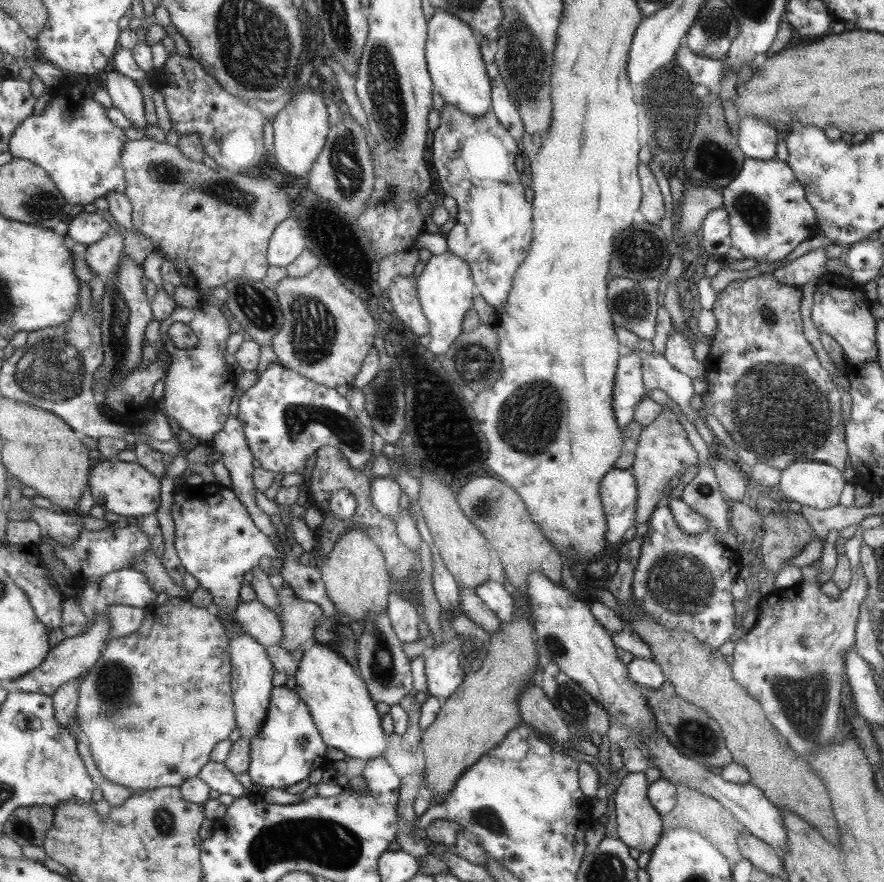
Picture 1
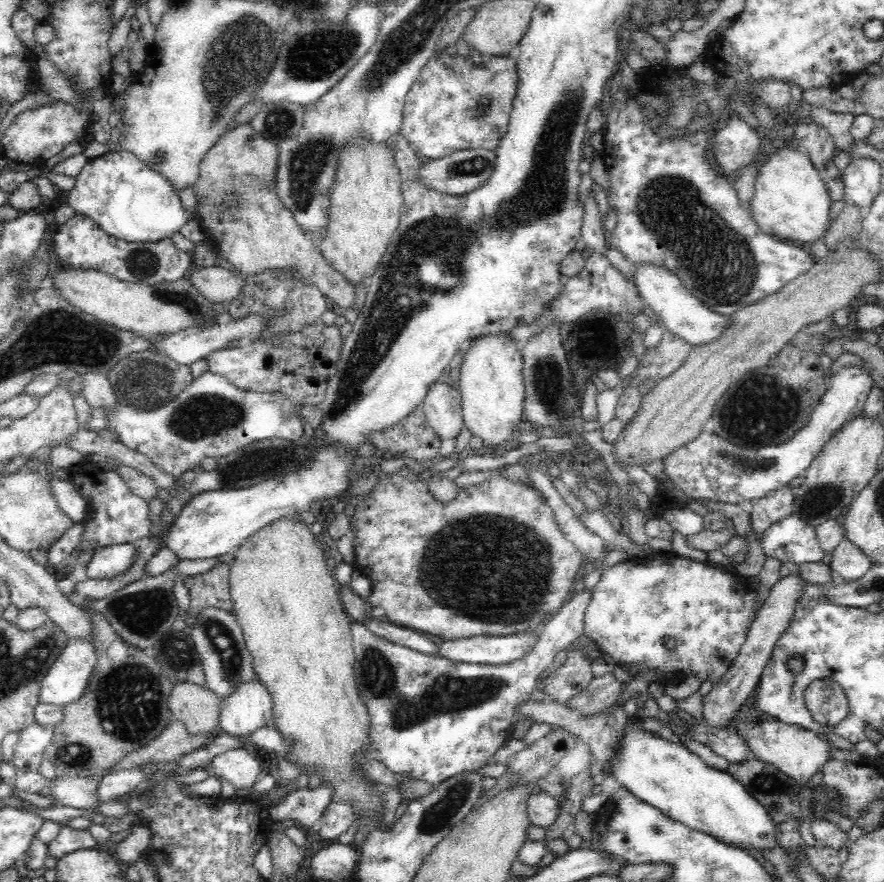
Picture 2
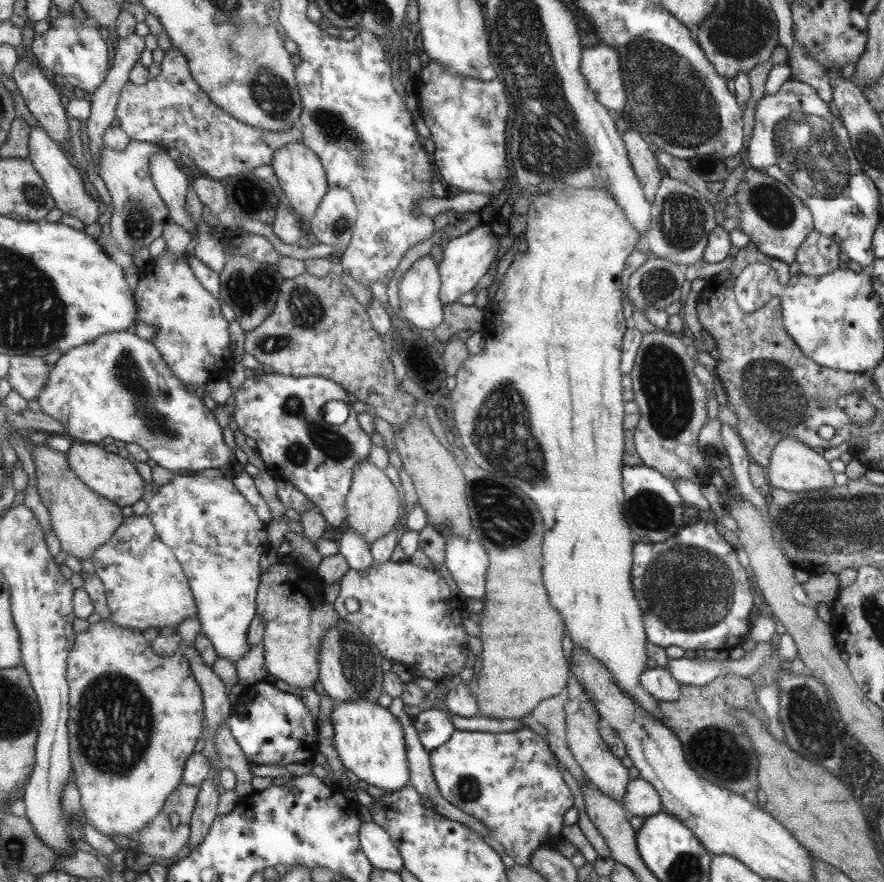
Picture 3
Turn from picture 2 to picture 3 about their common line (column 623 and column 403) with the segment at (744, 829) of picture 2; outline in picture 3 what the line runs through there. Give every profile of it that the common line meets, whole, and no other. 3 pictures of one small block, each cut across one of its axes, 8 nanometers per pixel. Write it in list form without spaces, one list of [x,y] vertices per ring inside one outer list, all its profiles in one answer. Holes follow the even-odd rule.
[[[363,699],[341,701],[331,709],[328,717],[333,727],[333,746],[344,768],[350,770],[359,780],[368,785],[398,791],[409,780],[409,764],[403,732],[395,716],[375,702]]]

